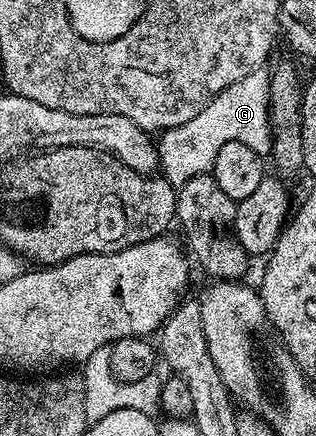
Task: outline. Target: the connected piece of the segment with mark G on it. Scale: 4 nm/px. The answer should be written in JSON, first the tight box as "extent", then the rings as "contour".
{"extent":[156,68,271,187],"contour":[[[261,68],[220,91],[220,95],[196,115],[196,119],[188,119],[188,123],[180,127],[161,130],[156,141],[161,176],[169,185],[177,187],[196,175],[210,173],[220,147],[233,141],[244,143],[244,147],[252,147],[257,153],[269,154],[271,136],[270,73]]]}

